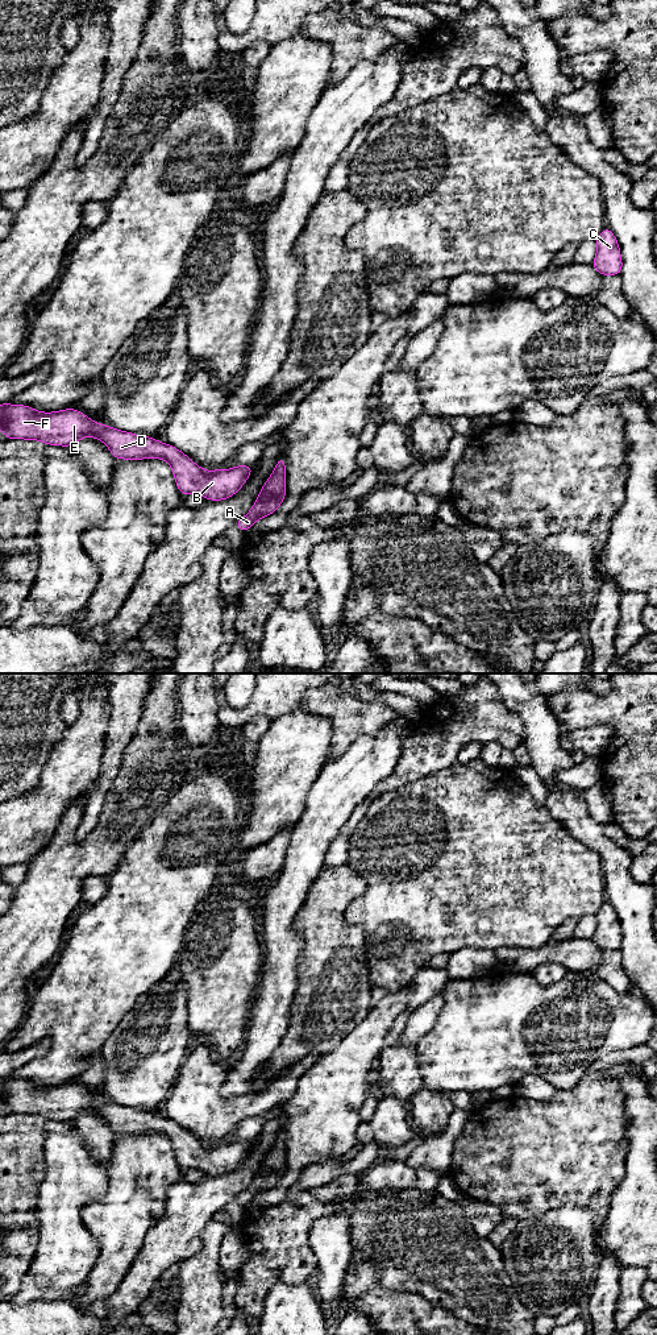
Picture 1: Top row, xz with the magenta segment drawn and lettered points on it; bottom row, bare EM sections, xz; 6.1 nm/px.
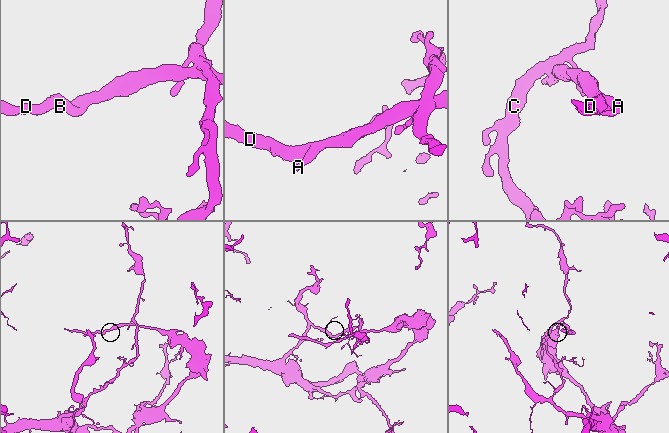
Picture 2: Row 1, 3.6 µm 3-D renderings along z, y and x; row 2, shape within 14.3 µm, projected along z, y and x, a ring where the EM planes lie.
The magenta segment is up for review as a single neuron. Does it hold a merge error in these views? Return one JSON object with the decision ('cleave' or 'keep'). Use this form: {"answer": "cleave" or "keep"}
{"answer": "keep"}

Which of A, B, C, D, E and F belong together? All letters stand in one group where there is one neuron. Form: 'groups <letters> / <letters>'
groups A B C D E F

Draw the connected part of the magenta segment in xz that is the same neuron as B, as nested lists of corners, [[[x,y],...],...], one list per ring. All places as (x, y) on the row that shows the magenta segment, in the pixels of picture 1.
[[[0,405],[0,430],[11,439],[38,440],[49,445],[71,447],[92,436],[101,440],[116,460],[161,459],[171,467],[175,484],[182,493],[199,494],[211,501],[234,496],[248,481],[253,465],[204,470],[178,448],[111,426],[93,422],[76,409],[43,412],[25,405]]]

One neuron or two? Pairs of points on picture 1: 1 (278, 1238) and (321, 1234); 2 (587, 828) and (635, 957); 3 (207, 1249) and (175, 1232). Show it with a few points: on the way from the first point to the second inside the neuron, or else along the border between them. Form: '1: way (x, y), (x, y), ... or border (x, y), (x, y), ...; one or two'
1: border (332, 1214), (311, 1227), (310, 1247), (317, 1265); two
2: way (615, 859), (618, 883), (631, 900), (635, 925); one
3: border (212, 1218), (203, 1231), (202, 1247), (182, 1263); two

